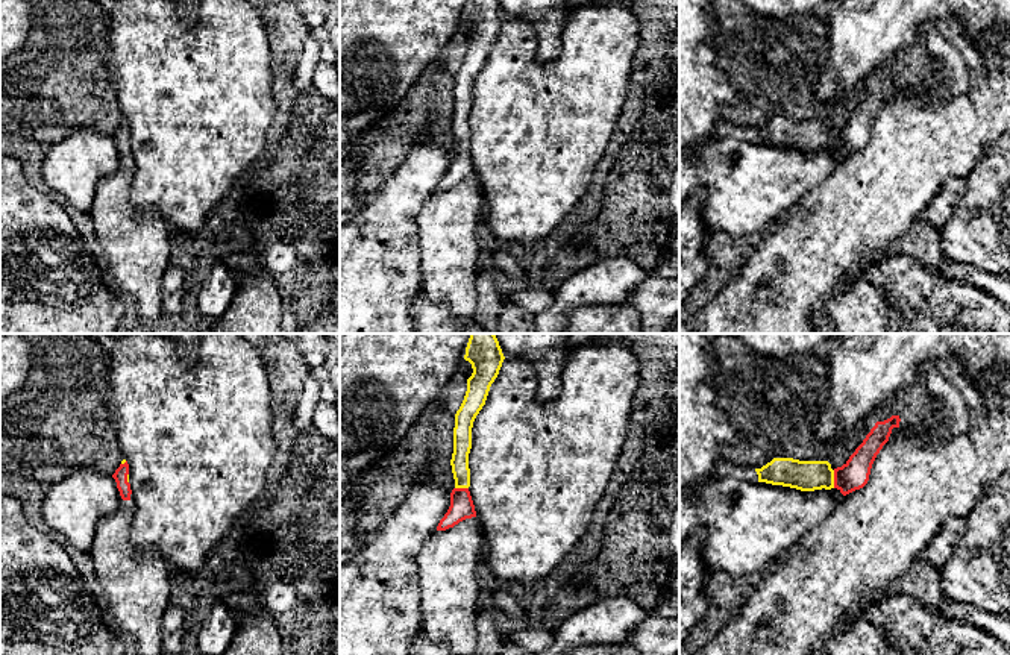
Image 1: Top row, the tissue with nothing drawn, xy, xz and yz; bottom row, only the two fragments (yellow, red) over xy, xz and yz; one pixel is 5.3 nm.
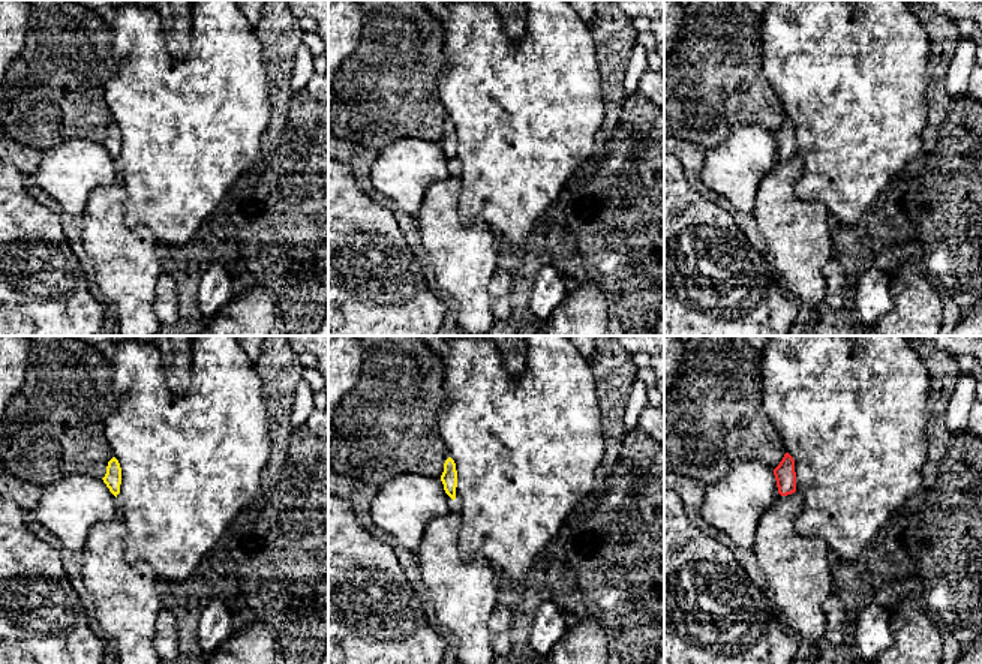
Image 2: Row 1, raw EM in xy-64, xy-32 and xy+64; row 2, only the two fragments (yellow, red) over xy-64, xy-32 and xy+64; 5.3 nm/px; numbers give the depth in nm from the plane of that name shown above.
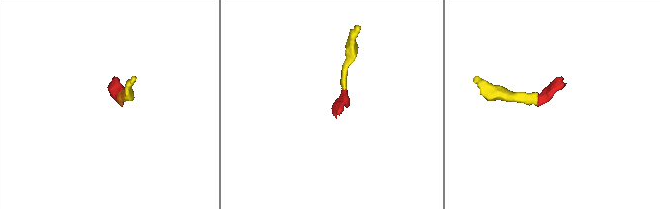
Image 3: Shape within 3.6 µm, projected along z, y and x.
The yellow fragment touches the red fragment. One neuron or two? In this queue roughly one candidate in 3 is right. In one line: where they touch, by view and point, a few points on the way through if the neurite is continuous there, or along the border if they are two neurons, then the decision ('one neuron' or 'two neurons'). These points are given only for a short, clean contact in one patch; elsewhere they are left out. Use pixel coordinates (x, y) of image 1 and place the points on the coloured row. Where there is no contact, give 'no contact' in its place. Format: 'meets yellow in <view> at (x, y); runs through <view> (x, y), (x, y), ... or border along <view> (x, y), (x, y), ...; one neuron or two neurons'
meets yellow in yz at (833, 479); one neuron

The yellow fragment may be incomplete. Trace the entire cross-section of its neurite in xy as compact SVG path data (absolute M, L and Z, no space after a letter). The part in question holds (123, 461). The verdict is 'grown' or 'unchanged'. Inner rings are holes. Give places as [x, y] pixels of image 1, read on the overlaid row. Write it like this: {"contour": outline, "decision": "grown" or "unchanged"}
{"contour": "M126 459L121 461L120 467L115 470L112 478L117 482L117 488L123 500L130 500L130 484L129 484L129 464Z", "decision": "grown"}

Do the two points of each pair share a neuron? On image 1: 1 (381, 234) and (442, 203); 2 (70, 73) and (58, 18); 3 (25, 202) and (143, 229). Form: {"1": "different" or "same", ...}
{"1": "different", "2": "same", "3": "different"}

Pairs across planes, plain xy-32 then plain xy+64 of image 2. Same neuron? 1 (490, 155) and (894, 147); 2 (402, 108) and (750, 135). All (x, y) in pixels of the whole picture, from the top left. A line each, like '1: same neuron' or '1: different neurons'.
1: same neuron
2: different neurons

